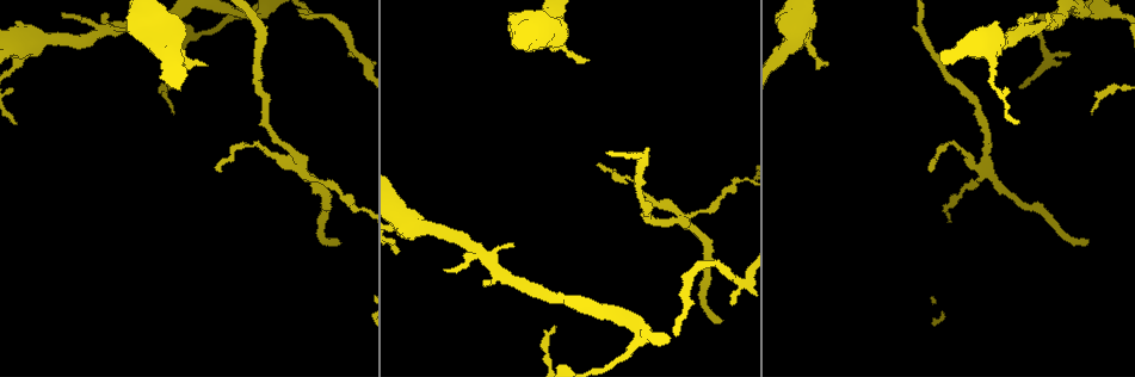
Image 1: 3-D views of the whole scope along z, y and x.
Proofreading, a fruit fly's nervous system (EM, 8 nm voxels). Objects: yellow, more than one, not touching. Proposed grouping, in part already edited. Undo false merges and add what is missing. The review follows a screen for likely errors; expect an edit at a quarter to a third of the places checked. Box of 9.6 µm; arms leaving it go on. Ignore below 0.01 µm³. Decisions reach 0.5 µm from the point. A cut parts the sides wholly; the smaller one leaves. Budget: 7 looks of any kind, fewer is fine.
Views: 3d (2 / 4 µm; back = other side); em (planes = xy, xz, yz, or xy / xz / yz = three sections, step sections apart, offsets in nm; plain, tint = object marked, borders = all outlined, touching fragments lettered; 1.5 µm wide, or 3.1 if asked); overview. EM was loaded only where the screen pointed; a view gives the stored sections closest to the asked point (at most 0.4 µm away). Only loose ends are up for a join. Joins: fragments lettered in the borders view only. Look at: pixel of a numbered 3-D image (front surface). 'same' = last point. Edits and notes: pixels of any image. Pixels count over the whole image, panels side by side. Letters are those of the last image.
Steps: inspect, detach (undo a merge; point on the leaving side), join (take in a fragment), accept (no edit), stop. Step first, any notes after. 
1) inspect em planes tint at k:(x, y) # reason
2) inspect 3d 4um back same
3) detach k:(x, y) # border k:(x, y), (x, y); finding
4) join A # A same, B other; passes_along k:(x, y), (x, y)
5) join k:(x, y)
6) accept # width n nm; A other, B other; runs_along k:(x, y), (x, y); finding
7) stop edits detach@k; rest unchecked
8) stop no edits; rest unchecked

inspect em yz step 4 tint at 1:(1027, 15) # abrupt turn

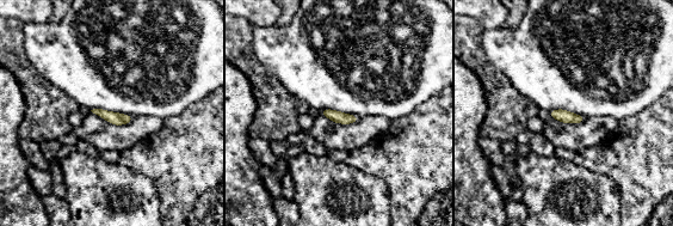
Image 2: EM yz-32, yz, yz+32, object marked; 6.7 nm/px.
inspect em planes borders same # another direction

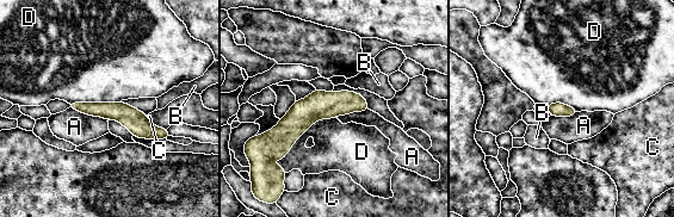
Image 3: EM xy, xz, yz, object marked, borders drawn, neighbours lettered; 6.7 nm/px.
accept # longest_contact D 460 nm; A other, B other, C other, D other; runs_along 3:(73, 105), (119, 111), (165, 135); all the same cell

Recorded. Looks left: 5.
inspect em planes borders at 1:(720, 322) # branch stops here

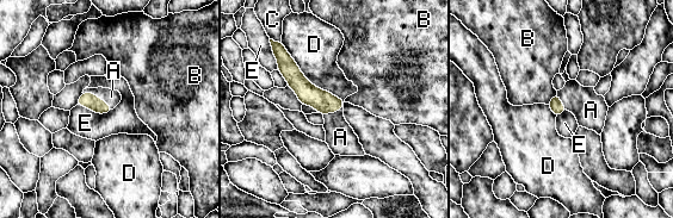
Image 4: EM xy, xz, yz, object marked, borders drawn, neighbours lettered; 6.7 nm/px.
join A # width 90 nm; A same, B other, C other, D other, E other; passes_along 4:(88, 100), (98, 97), (111, 97); it goes on there

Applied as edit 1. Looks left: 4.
inspect overview # see it whole again

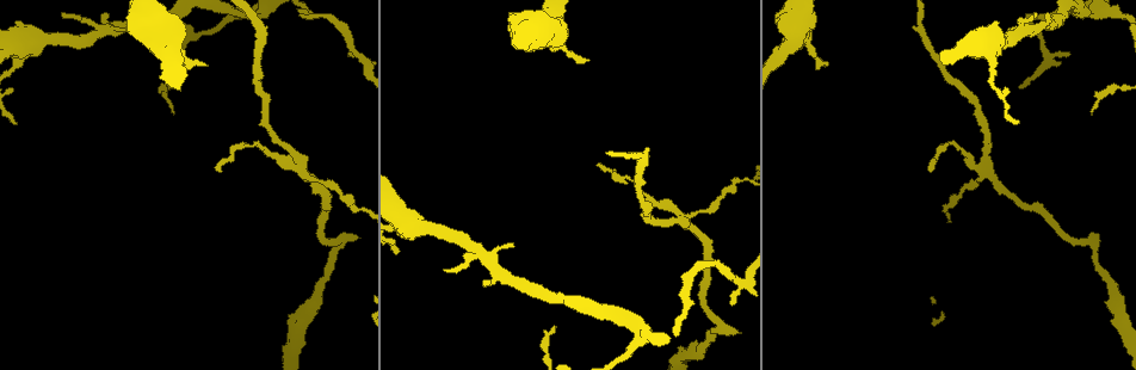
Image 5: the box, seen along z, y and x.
inspect 3d 4um at 5:(588, 60) # tapers out

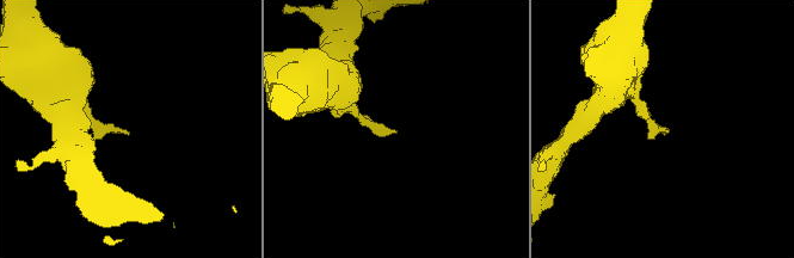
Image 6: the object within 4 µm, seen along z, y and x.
inspect em planes borders at 6:(396, 130)

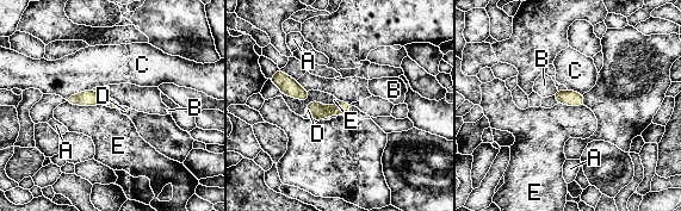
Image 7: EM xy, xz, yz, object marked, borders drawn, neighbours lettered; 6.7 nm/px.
join D # A other, B other, C other, D same, E other; the cell continues

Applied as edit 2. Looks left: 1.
stop edits join@4, join@7; rest unchecked

